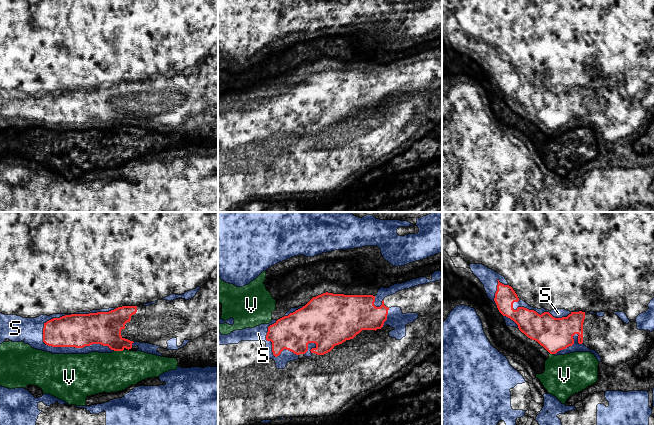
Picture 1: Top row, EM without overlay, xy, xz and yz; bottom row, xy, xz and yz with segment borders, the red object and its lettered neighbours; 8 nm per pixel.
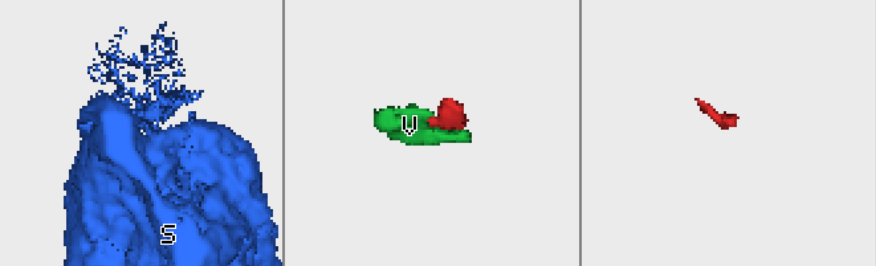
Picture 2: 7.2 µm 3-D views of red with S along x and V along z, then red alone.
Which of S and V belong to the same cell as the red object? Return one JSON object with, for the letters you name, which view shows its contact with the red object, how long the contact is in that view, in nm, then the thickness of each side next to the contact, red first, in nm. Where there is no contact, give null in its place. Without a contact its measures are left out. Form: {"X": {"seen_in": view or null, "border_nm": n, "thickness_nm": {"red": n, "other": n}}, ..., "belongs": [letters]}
{"belongs": []}

